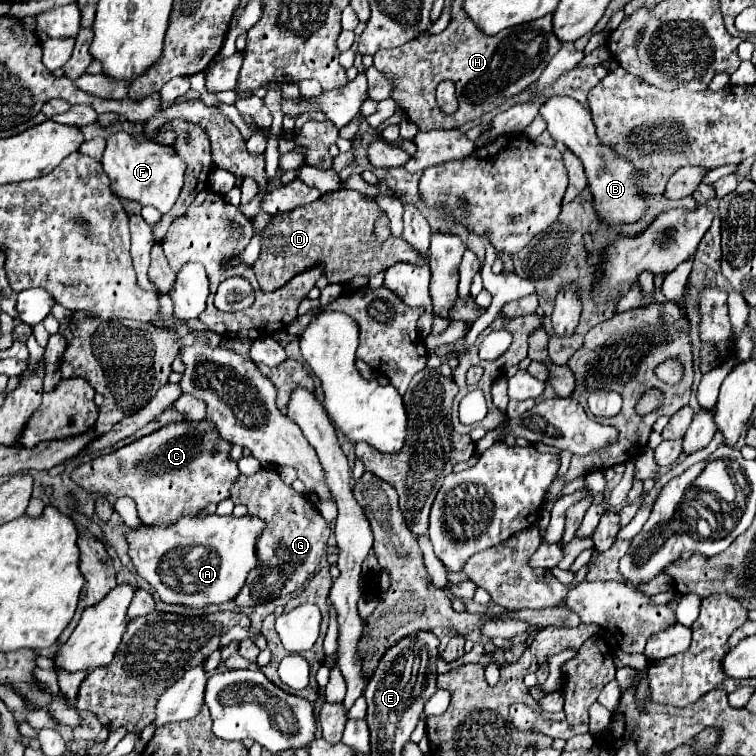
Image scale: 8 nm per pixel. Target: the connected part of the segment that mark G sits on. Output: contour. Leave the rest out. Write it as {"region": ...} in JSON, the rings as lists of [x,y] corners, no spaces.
{"region":[[[260,469],[252,477],[240,475],[230,487],[230,499],[236,505],[246,505],[248,515],[256,515],[266,523],[262,535],[256,539],[258,565],[236,595],[236,605],[254,607],[300,589],[318,569],[322,555],[326,555],[332,525],[318,513],[310,499],[286,485],[276,469]]]}

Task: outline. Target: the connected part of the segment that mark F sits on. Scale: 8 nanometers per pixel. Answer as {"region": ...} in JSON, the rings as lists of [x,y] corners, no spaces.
{"region":[[[124,131],[114,133],[108,139],[102,157],[102,167],[110,179],[110,189],[116,197],[138,201],[142,207],[152,205],[160,213],[168,213],[174,207],[182,191],[184,171],[186,171],[186,163],[176,155],[174,149],[170,153],[168,147],[156,141],[136,141]]]}

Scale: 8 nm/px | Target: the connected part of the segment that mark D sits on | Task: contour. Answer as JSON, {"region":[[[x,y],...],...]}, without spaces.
{"region":[[[340,189],[322,195],[310,205],[274,215],[262,231],[260,255],[252,265],[260,287],[264,291],[276,291],[278,287],[284,287],[294,275],[318,265],[324,265],[328,283],[348,283],[356,275],[372,277],[400,261],[426,265],[428,259],[420,259],[420,255],[416,255],[412,247],[404,243],[404,239],[390,235],[384,247],[368,243],[368,239],[372,239],[372,227],[378,213],[380,207],[376,201],[368,203],[358,191]]]}

